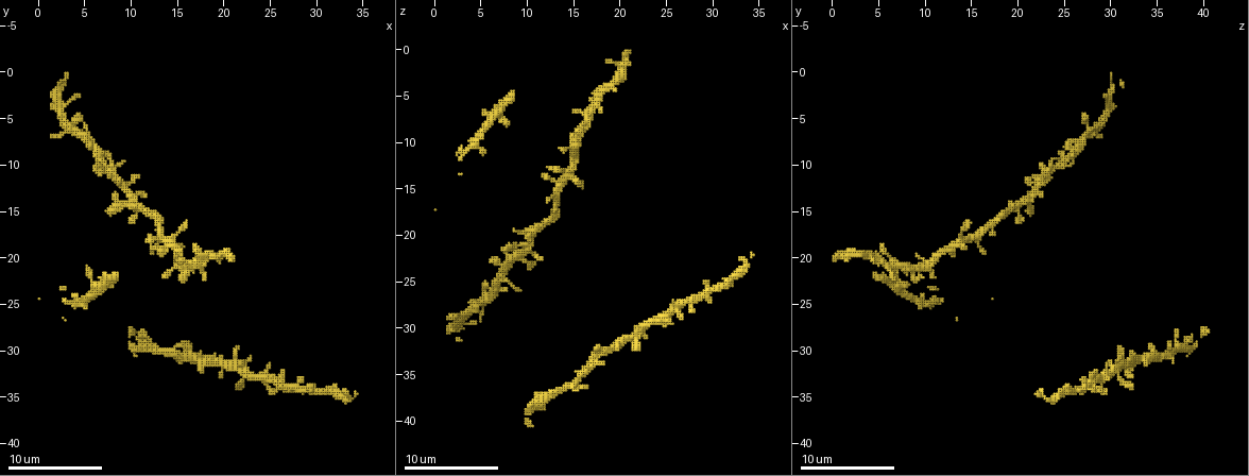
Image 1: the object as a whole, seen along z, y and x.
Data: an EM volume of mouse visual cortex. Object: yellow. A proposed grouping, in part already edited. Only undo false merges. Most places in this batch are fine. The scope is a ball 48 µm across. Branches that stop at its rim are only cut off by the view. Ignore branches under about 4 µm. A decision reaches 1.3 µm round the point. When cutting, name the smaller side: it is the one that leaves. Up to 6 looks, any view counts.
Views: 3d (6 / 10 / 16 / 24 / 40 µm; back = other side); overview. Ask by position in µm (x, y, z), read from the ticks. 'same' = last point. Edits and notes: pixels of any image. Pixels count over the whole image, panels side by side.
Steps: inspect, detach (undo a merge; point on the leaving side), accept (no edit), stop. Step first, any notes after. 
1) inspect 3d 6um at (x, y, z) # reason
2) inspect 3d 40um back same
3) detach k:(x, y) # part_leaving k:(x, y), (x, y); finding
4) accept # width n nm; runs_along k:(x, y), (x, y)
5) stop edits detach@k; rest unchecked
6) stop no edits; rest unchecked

inspect 3d 10um at (15.0, 21.2, 10.6) # looks like a crossing

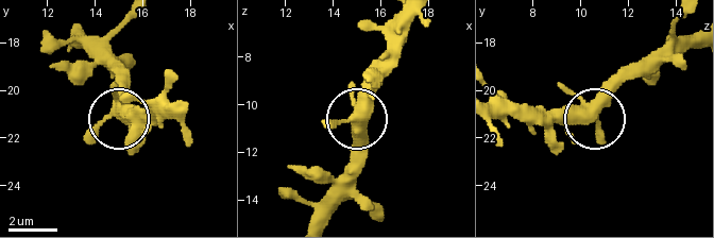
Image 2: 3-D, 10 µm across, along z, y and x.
accept # width 400 nm; runs_along 2:(693, 33), (650, 55), (595, 115), (524, 117); all the same neuron

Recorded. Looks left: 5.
inspect 3d 16um at (17.2, 20.6, 5.6) # thin neck

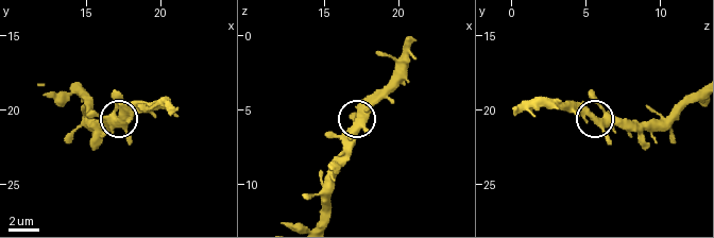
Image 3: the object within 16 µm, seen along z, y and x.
inspect 3d 16um back at (17.2, 20.6, 5.6) # from behind

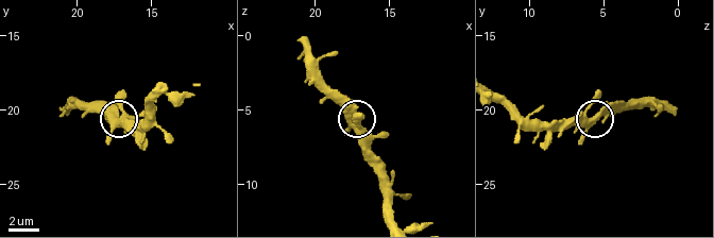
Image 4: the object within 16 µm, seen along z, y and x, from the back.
accept # all the same neuron

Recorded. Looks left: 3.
inspect 3d 6um at (17.4, 31.4, 32.8) # four or more arms meet

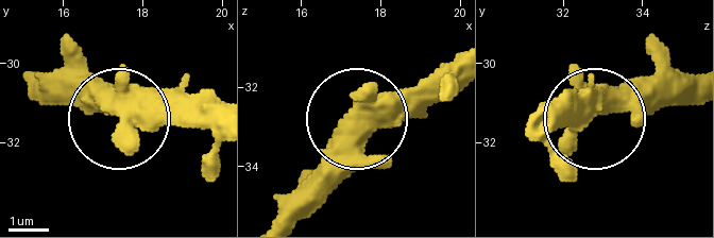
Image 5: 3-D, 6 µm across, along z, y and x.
accept # arms 4; all the same neuron

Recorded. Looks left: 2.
stop no edits; rest unchecked

